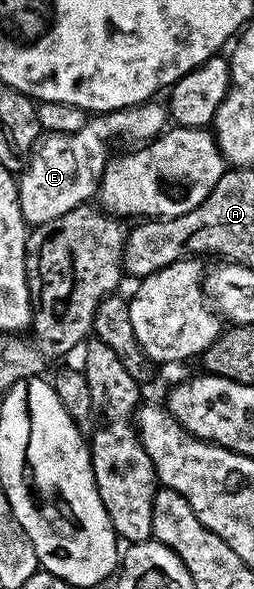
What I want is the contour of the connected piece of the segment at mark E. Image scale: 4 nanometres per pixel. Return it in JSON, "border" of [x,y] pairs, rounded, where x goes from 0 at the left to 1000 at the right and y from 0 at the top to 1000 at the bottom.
{"border":[[[591,168],[563,178],[520,178],[508,185],[354,197],[335,214],[291,226],[177,226],[114,261],[67,309],[67,329],[102,384],[142,385],[201,372],[232,372],[232,365],[264,365],[264,358],[339,346],[378,329],[433,272],[429,239],[496,233],[535,243],[583,243],[654,217],[654,180],[618,175]]]}

